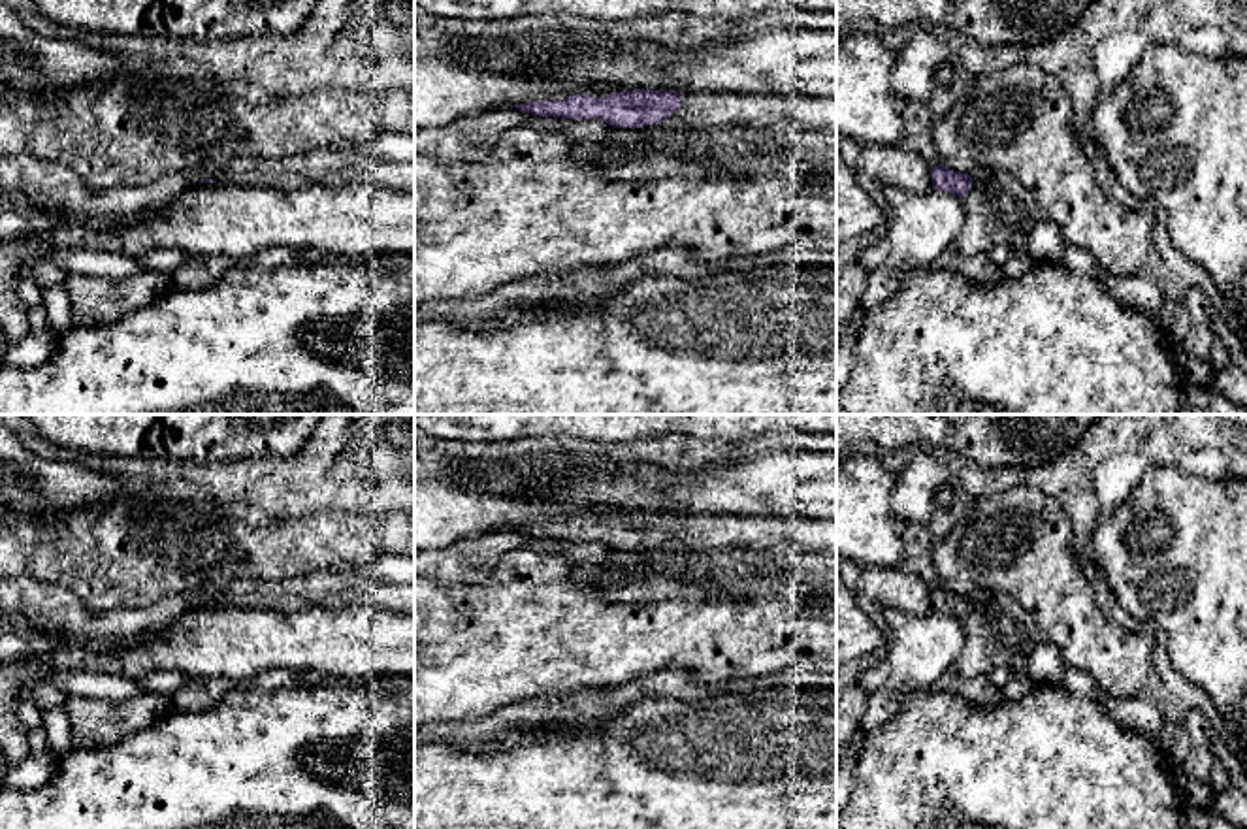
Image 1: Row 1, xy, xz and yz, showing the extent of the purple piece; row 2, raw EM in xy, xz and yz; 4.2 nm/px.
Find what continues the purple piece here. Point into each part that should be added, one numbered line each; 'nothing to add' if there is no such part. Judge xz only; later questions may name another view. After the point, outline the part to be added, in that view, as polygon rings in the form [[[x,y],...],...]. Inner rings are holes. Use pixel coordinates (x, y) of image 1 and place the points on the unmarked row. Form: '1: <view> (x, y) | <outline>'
1: xz (701, 532) | [[[684,514],[678,531],[663,546],[678,550],[765,550],[784,545],[836,556],[836,520]]]

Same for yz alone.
nothing to add

